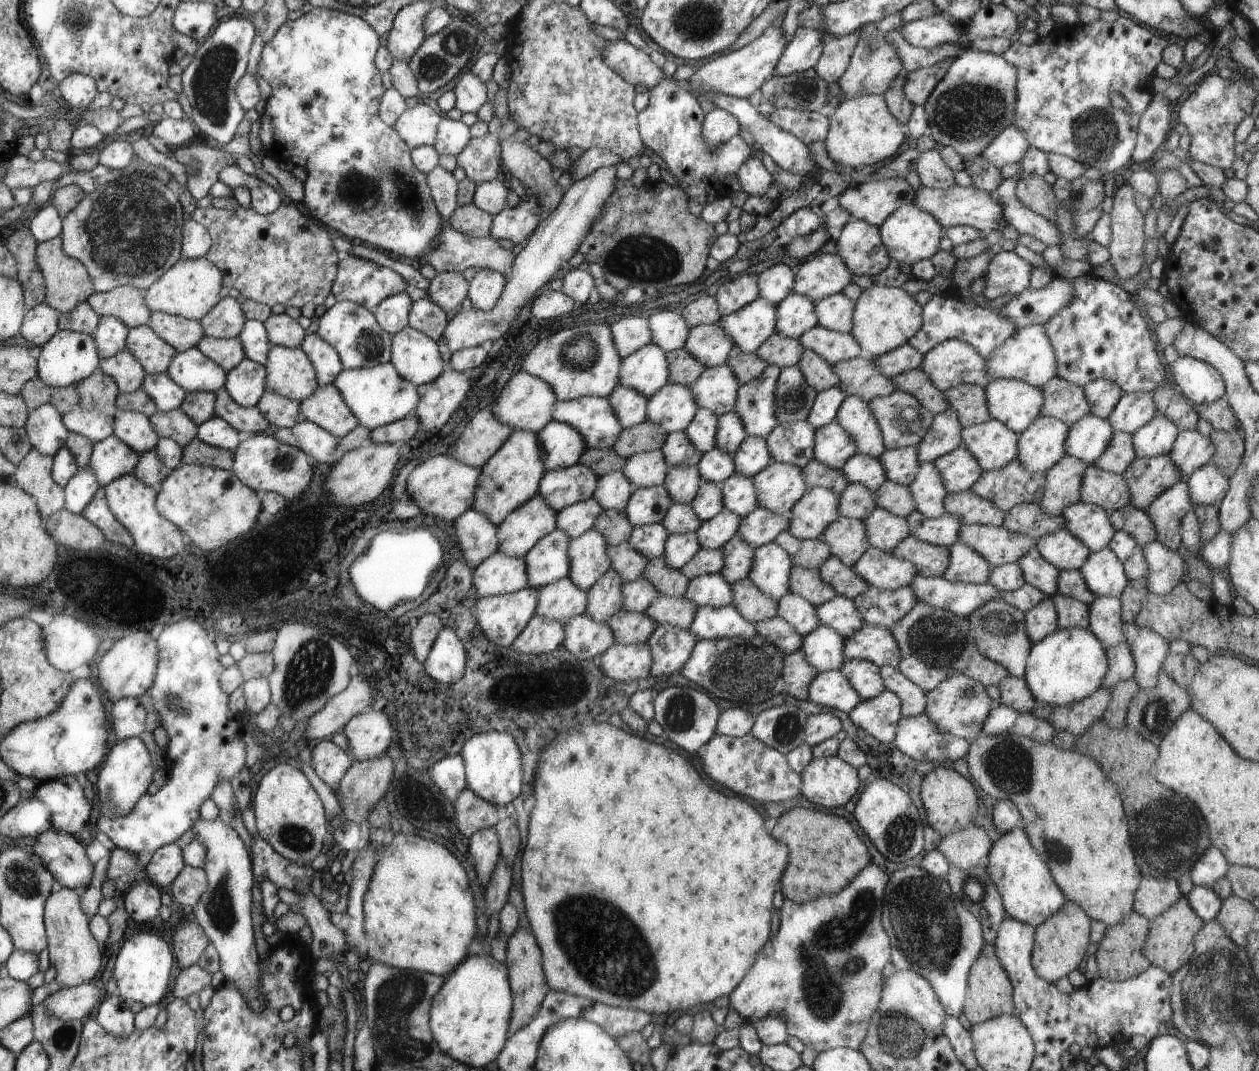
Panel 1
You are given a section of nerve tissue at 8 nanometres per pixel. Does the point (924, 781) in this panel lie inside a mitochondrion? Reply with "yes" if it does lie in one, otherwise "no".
no

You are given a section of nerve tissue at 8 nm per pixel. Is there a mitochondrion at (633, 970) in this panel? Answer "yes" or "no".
yes

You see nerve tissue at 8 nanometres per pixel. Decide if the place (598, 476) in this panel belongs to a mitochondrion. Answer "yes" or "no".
no

